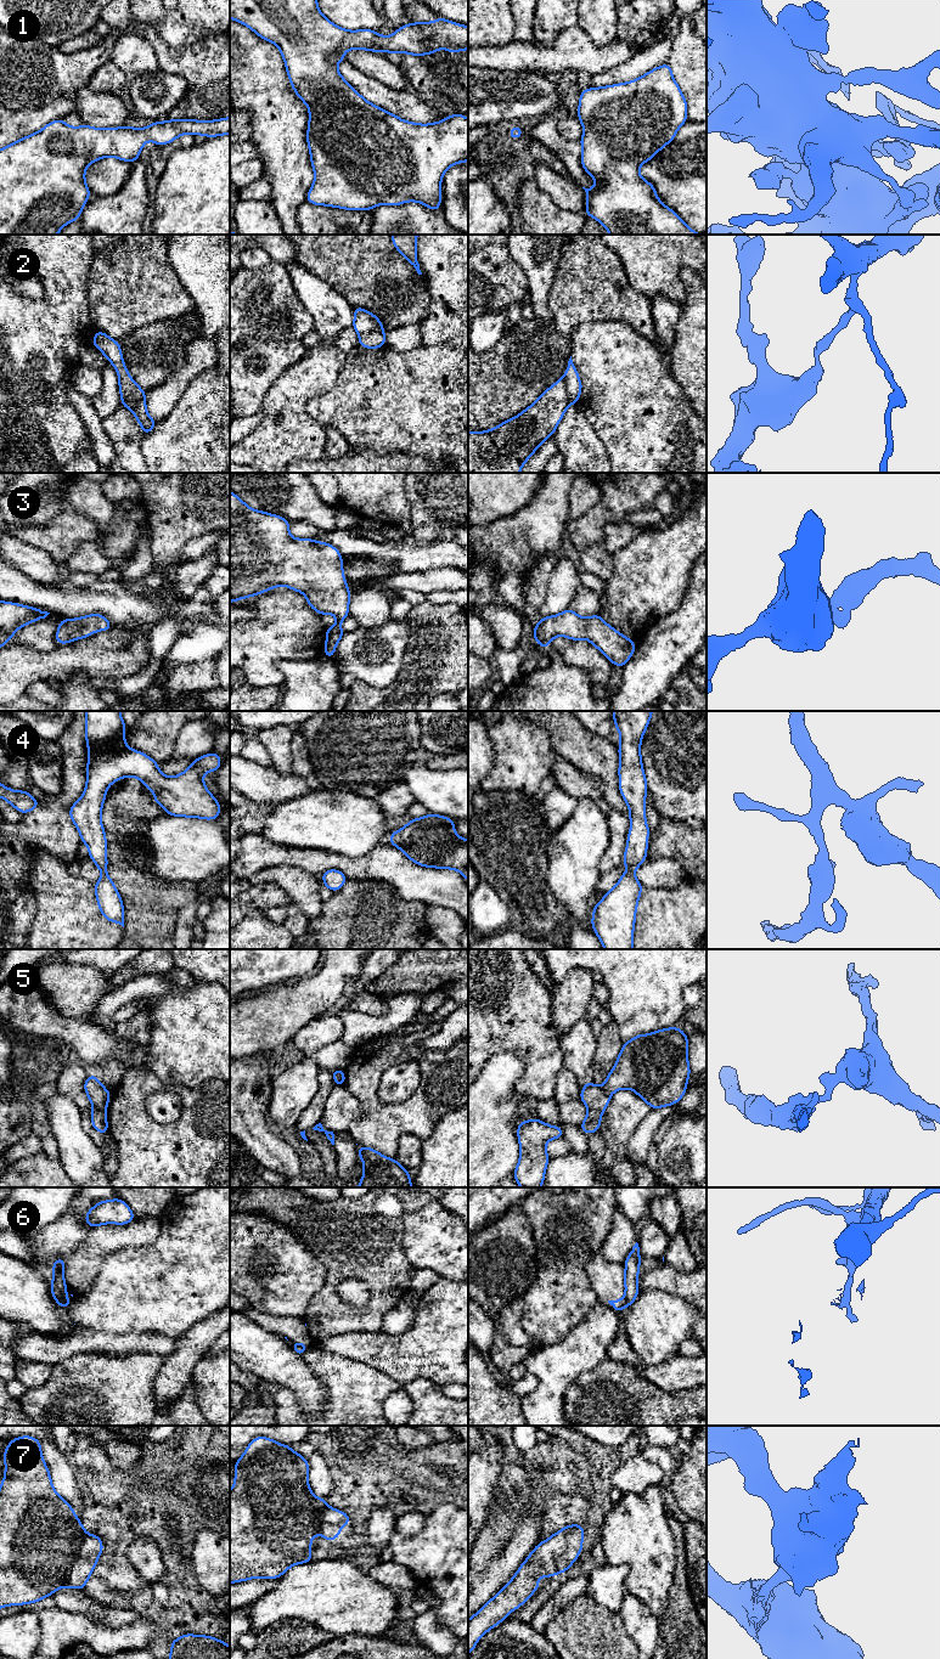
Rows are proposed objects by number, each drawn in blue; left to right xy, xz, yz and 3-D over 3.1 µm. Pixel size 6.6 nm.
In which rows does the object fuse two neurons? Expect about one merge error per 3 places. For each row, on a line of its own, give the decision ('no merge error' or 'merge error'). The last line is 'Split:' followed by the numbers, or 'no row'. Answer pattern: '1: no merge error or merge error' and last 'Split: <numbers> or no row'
1: no merge error
2: merge error
3: no merge error
4: no merge error
5: merge error
6: merge error
7: no merge error
Split: 2, 5, 6

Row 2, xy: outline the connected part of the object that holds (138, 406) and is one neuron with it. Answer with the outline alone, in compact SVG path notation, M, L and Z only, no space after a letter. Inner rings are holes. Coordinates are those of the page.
M120 394L120 397L120 406L125 406L135 414L136 421L142 428L143 435L150 434L158 422L147 414L146 399L143 397L135 399L134 401L126 401L123 394Z

